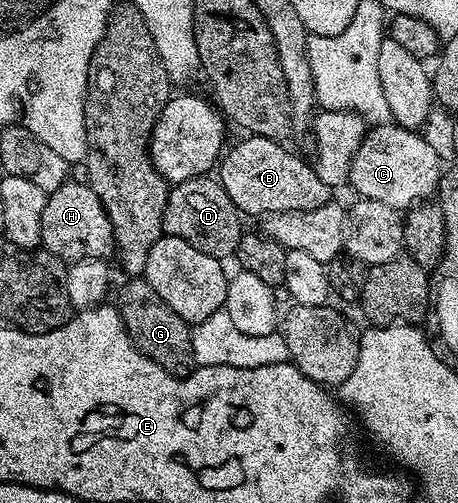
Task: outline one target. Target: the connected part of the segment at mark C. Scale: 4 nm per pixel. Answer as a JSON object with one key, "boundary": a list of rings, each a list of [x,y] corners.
{"boundary":[[[380,122],[365,131],[348,178],[351,187],[356,187],[357,197],[407,210],[437,195],[441,175],[441,158],[419,131],[401,128],[395,122]]]}

